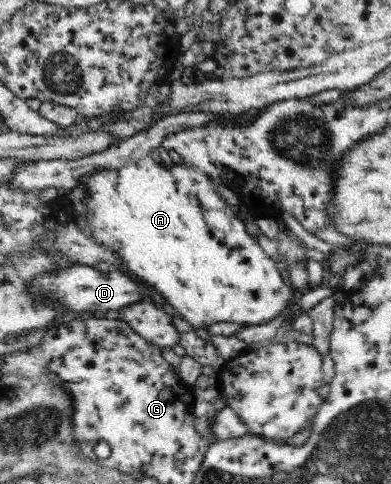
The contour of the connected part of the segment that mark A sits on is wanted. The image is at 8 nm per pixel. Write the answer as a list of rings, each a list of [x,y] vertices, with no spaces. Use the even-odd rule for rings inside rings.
[[[153,157],[148,158],[145,161],[139,161],[138,164],[130,164],[129,166],[123,166],[120,170],[100,170],[89,176],[84,176],[78,190],[76,191],[77,197],[73,203],[79,204],[86,210],[89,210],[91,215],[91,224],[94,227],[93,238],[103,246],[111,249],[116,254],[119,254],[124,262],[126,262],[126,268],[130,269],[130,273],[136,279],[139,279],[151,288],[151,291],[155,294],[157,300],[165,302],[169,309],[182,321],[187,328],[193,328],[194,330],[201,330],[204,328],[215,327],[222,323],[228,323],[229,325],[236,325],[237,327],[251,326],[251,325],[264,325],[270,323],[276,316],[288,313],[291,303],[297,299],[300,292],[297,289],[292,288],[290,282],[284,279],[284,276],[279,272],[276,263],[263,251],[262,246],[256,242],[252,234],[248,234],[248,227],[245,220],[245,216],[242,211],[242,206],[232,207],[226,204],[226,201],[222,200],[223,197],[215,189],[215,185],[206,174],[202,173],[202,170],[194,169],[192,166],[176,166],[170,165],[167,162],[166,165],[158,165],[158,161],[153,160]],[[143,165],[154,165],[151,168],[151,172],[147,173],[148,179],[145,180],[145,174],[143,171]]]

